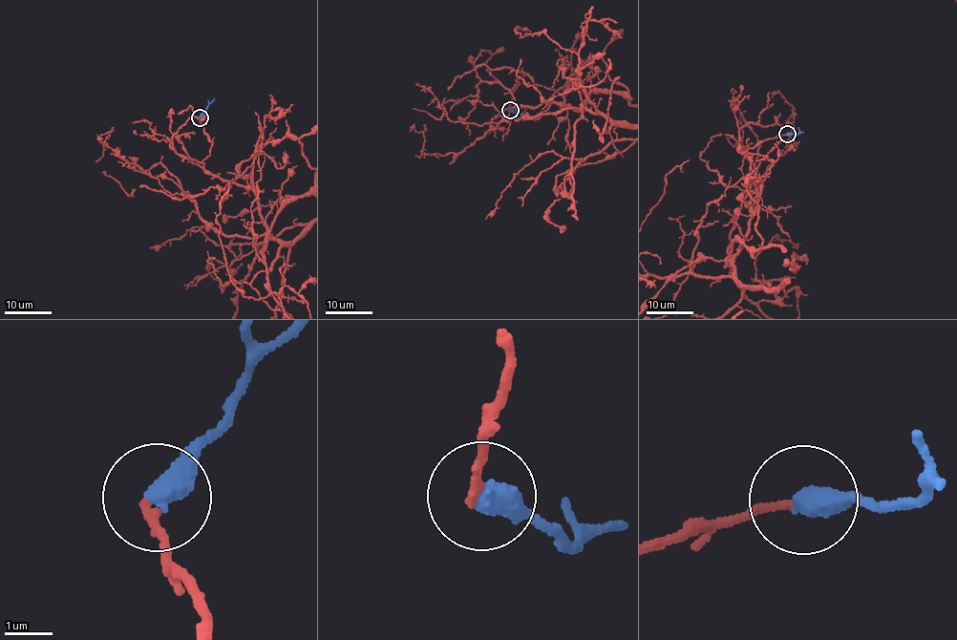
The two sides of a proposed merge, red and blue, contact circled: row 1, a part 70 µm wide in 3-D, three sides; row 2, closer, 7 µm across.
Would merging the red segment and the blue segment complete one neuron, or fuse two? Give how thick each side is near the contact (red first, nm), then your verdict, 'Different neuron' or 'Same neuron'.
Thickness 180 nm (red) against 500 nm. Different neuron

